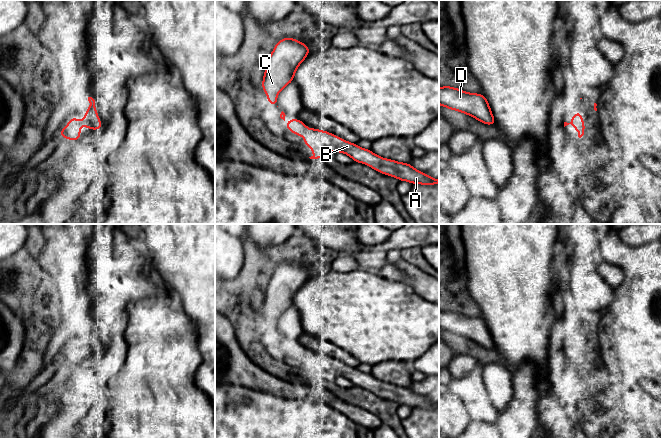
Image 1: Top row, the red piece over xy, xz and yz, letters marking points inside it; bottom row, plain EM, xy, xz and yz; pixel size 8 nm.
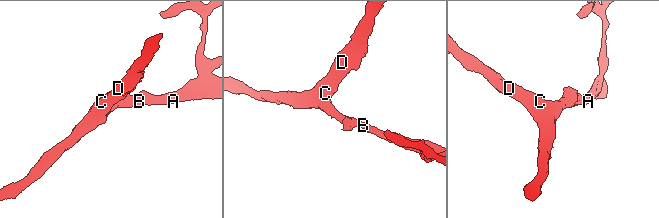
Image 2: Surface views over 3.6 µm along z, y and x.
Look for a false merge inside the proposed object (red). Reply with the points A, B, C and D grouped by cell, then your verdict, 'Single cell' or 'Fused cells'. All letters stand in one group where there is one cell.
Groups: A B C D. Single cell

